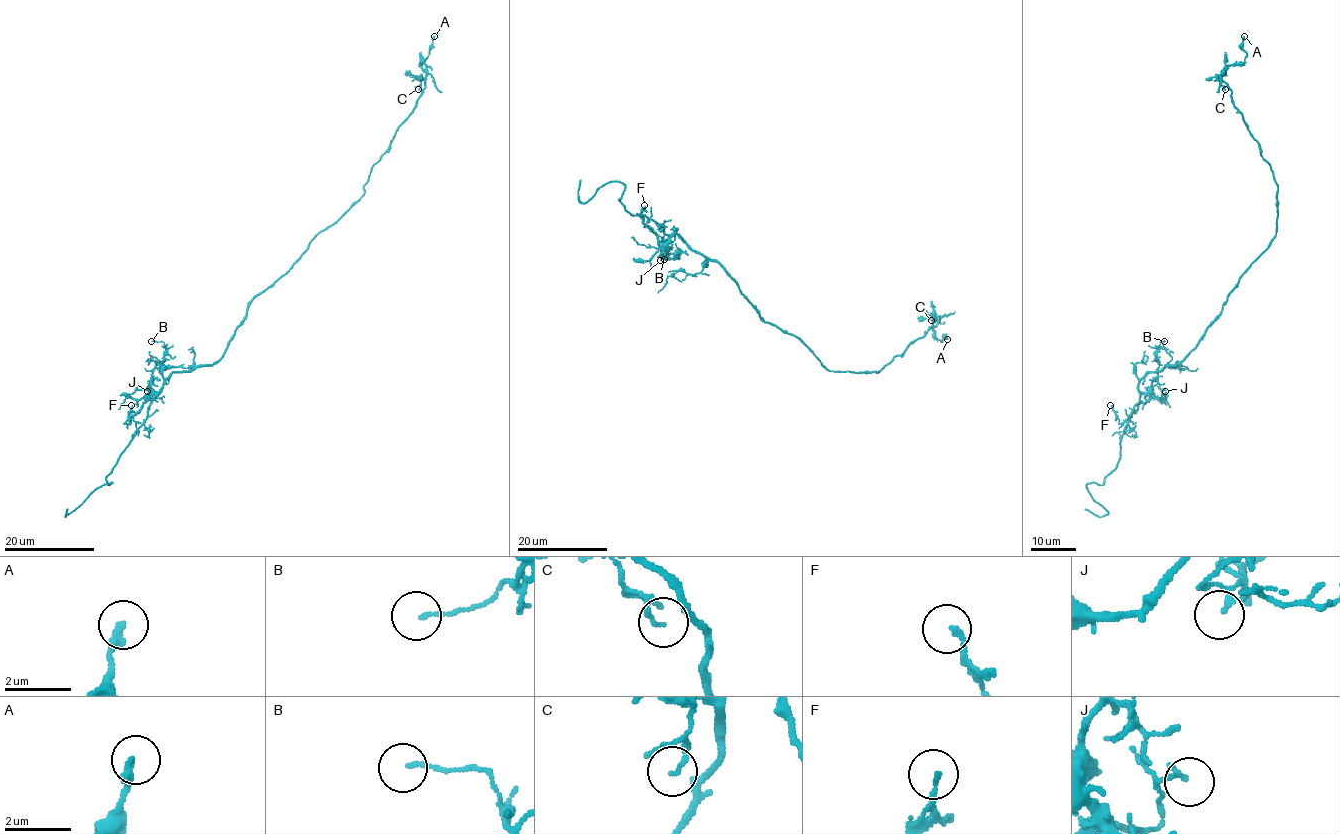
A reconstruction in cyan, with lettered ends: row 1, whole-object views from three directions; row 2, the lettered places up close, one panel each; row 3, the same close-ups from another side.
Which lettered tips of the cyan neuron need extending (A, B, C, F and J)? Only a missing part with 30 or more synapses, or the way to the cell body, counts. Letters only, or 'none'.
none

